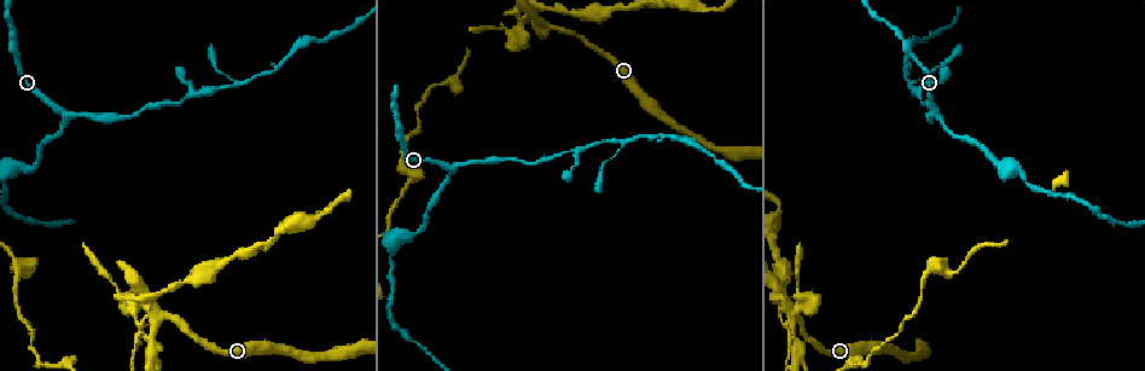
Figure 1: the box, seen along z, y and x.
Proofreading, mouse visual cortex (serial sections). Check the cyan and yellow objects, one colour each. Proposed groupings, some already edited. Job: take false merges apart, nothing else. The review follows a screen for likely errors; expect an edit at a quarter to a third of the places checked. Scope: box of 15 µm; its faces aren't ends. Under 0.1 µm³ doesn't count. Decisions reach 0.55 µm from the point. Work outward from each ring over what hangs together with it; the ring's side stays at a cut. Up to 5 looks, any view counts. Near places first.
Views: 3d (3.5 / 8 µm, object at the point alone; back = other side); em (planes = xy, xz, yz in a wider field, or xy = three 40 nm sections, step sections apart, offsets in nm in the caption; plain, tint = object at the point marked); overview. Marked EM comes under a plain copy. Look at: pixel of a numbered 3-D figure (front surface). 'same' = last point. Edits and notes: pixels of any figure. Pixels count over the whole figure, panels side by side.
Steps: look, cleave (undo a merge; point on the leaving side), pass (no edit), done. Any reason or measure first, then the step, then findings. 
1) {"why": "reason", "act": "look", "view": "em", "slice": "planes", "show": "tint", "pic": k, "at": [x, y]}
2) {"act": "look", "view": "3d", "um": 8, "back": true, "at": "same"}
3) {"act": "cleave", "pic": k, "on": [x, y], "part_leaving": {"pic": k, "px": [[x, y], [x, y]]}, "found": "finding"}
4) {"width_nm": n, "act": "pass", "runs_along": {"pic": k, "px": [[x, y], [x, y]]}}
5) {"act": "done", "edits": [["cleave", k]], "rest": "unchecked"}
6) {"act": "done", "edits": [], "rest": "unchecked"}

{"why": "branch point", "act": "look", "view": "3d", "um": 3.5, "pic": 1, "at": [936, 113]}

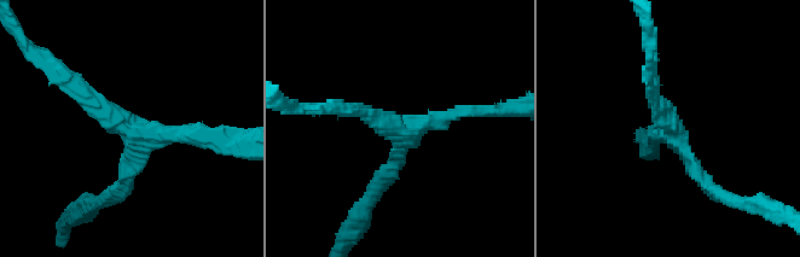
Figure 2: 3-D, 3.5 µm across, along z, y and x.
{"arms": 3, "arm_widths_nm": [200, 200, 200], "act": "look", "view": "em", "slice": "xy", "step": 2, "show": "tint", "pic": 2, "at": [403, 128]}

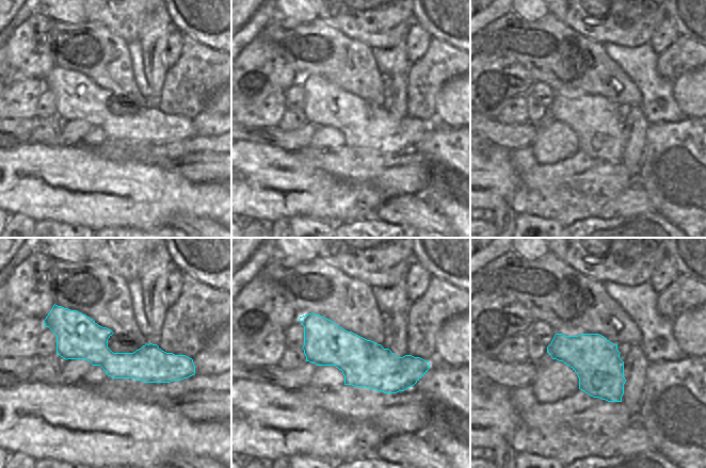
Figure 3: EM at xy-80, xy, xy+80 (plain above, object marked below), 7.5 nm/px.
{"act": "pass", "found": "one cell here"}

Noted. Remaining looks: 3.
{"why": "thin neck", "act": "look", "view": "3d", "um": 8, "pic": 1, "at": [920, 97]}

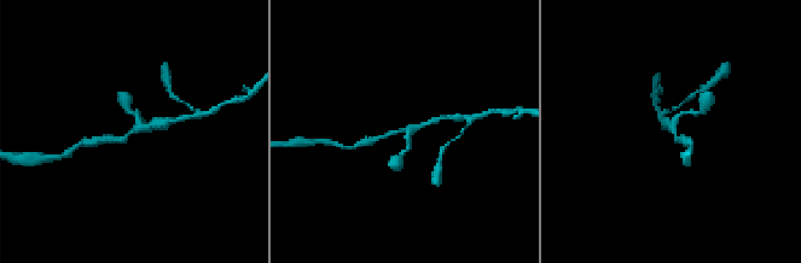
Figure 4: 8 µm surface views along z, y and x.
{"why": "zoom in", "act": "look", "view": "3d", "um": 3.5, "pic": 4, "at": [401, 128]}

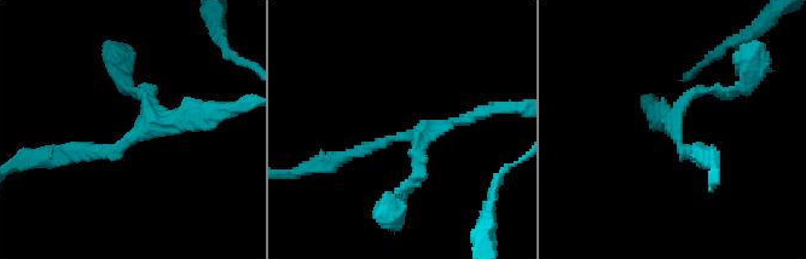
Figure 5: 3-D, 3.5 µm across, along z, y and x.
{"act": "pass", "found": "all the same cell"}

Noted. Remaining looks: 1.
{"act": "done", "edits": [], "rest": "unchecked"}

